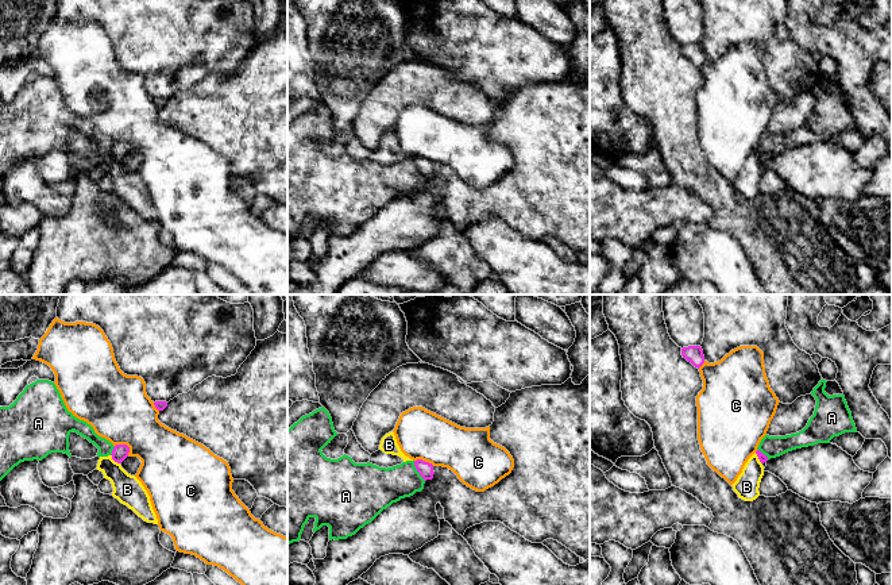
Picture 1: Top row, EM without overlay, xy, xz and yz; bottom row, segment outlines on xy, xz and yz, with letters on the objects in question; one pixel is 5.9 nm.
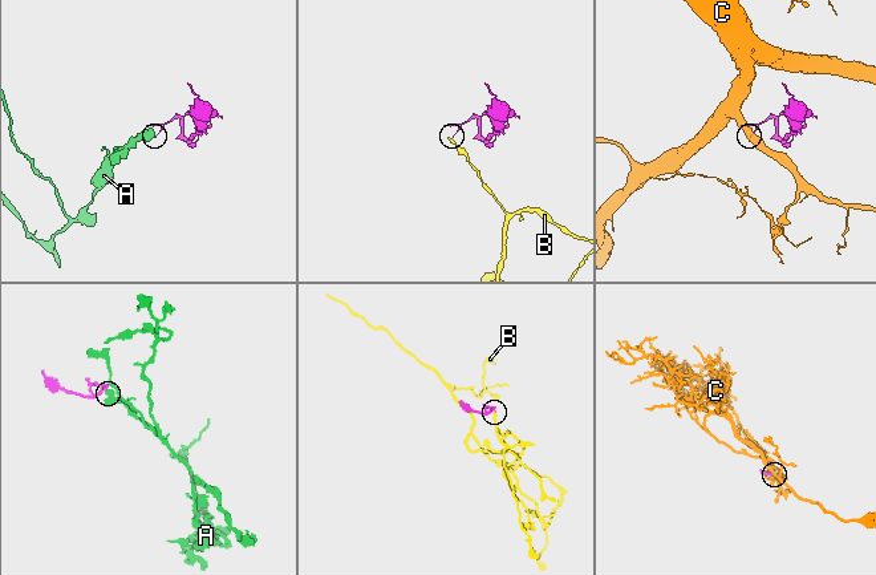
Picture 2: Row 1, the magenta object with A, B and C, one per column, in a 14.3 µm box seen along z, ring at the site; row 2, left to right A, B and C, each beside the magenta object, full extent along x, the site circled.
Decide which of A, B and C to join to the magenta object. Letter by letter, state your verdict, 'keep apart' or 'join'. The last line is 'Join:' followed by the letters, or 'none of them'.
A: keep apart
B: keep apart
C: keep apart
Join: none of them

